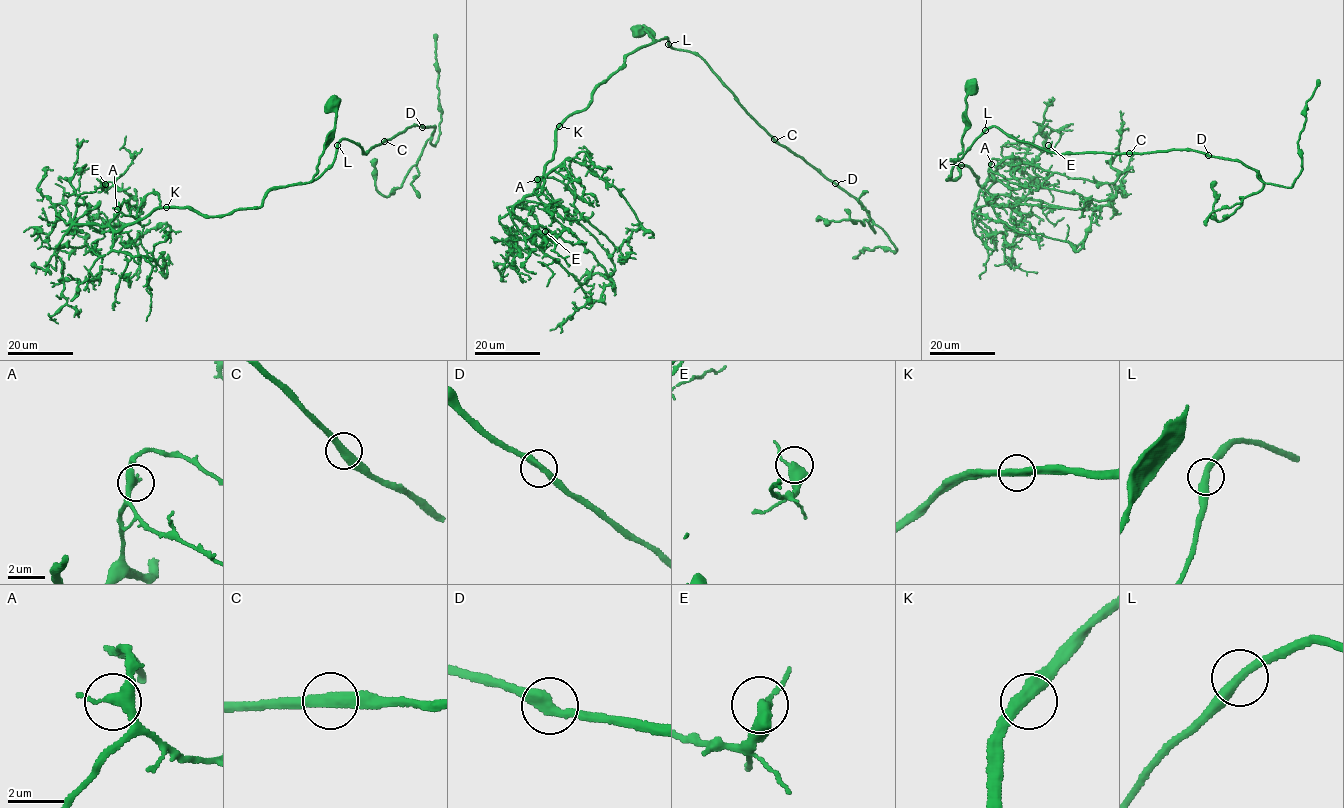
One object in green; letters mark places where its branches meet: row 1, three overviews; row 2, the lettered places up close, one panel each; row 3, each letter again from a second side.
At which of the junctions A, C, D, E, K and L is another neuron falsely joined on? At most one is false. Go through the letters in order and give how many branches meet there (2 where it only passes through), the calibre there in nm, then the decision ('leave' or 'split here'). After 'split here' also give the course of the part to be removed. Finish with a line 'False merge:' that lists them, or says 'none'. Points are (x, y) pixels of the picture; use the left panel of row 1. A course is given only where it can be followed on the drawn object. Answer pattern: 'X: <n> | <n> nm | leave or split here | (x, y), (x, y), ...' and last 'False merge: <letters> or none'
A: 2 | 400 nm | leave
C: 2 | 400 nm | leave
D: 2 | 360 nm | leave
E: 2 | 380 nm | leave
K: 2 | 380 nm | leave
L: 2 | 360 nm | leave
False merge: none

